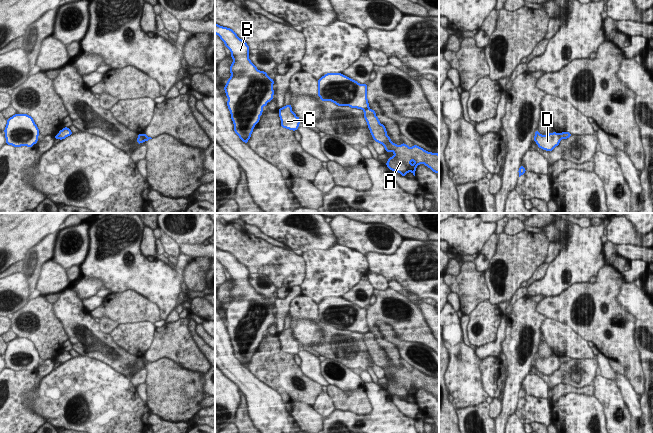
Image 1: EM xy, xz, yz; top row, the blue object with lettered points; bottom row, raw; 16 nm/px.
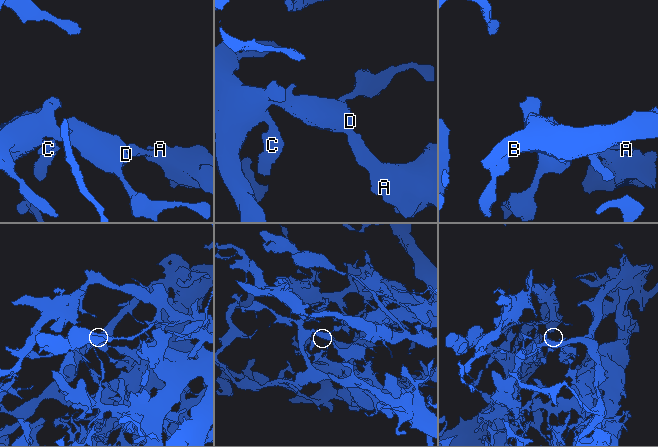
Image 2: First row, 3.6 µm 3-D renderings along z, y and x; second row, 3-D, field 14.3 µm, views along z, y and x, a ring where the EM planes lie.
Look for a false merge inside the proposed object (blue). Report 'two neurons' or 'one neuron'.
two neurons

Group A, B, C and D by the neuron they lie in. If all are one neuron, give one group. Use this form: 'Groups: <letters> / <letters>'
Groups: A / B C D.

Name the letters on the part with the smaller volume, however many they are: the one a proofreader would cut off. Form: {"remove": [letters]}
{"remove": ["A"]}

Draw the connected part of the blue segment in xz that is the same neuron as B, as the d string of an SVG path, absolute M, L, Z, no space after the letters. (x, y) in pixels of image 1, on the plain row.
M215 247L215 258L220 261L231 276L233 283L233 287L230 289L231 300L223 313L228 322L227 330L234 348L234 355L241 365L248 368L255 349L260 345L260 340L263 337L262 332L273 324L275 316L272 310L275 306L266 296L258 294L251 286L248 281L250 272L247 266L240 263L232 253Z

